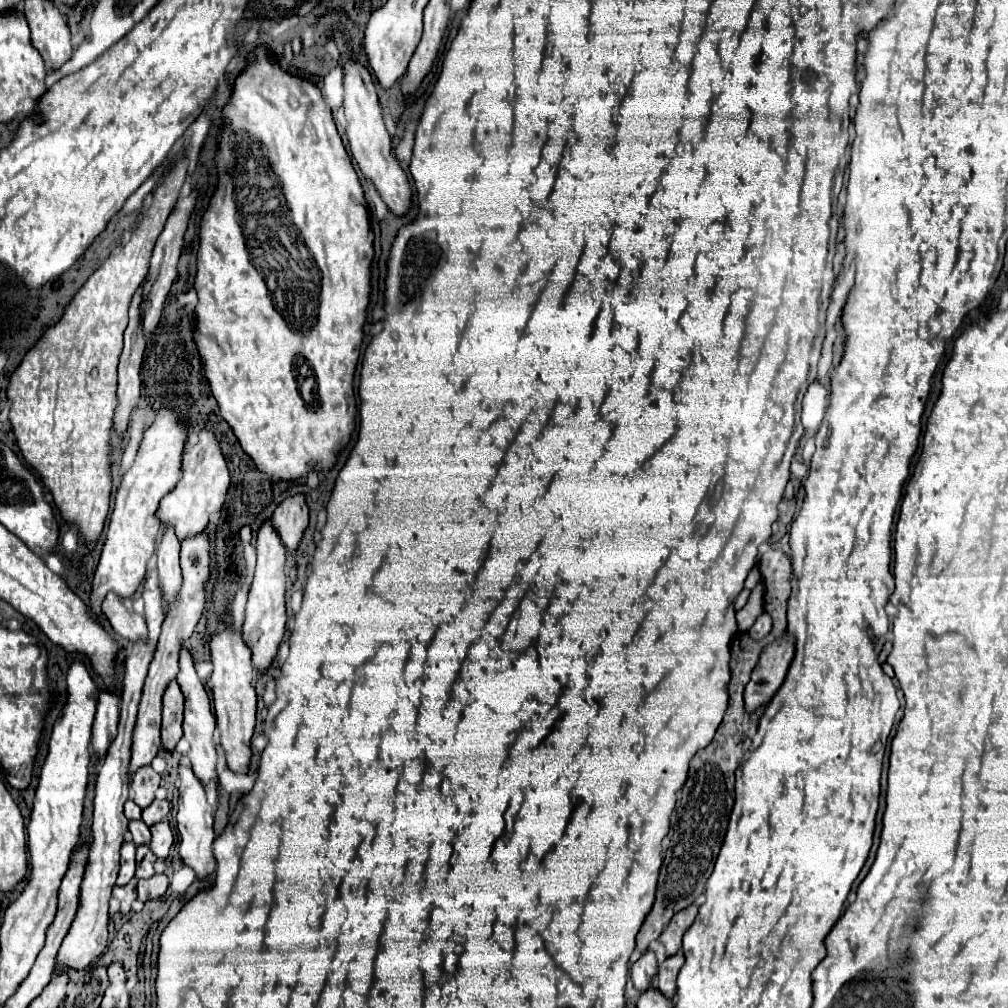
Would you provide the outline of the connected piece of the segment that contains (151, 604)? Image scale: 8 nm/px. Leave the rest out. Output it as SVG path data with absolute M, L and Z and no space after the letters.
M144 590L142 598L146 602L144 616L148 622L148 640L132 644L126 656L126 668L122 678L122 698L120 698L120 722L118 734L110 742L106 752L104 764L98 772L96 780L96 798L94 798L94 824L92 824L92 844L90 844L90 862L86 862L86 878L82 878L82 894L78 914L60 946L56 968L58 970L82 970L88 968L98 956L102 956L104 948L108 946L108 900L112 888L116 884L118 866L120 866L120 846L124 842L124 832L128 830L128 820L124 818L124 802L128 800L130 790L130 742L134 738L134 722L138 716L138 702L142 698L142 686L146 680L146 670L152 662L156 642L160 636L160 626L164 622L162 614L162 592L160 590Z

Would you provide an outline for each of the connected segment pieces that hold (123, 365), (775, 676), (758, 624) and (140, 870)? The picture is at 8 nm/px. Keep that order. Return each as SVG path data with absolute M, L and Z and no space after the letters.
M142 290L136 292L130 306L130 322L124 332L124 350L118 362L118 406L114 410L112 436L122 436L128 430L130 416L140 402L140 366L144 358L146 340L140 330L140 298Z
M786 634L764 648L744 692L744 706L748 714L768 706L768 702L772 700L772 696L778 692L786 678L792 656L794 640Z
M764 612L764 614L754 622L754 626L748 630L748 634L750 634L750 638L754 638L754 640L762 640L762 638L770 632L770 628L772 628L772 620L770 620L770 616Z
M138 846L136 850L136 878L150 878L154 876L154 862L158 858L148 846Z

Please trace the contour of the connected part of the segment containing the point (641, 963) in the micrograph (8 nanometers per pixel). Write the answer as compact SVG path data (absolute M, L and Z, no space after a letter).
M646 950L646 954L642 954L634 966L630 968L630 978L634 982L634 986L638 990L646 990L652 986L652 976L658 972L658 964L656 964L656 956L652 950Z

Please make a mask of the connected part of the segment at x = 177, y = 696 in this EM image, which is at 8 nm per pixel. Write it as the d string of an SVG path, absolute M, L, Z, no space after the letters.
M172 680L164 692L162 708L162 748L172 752L182 738L182 714L184 714L184 696L176 680Z

